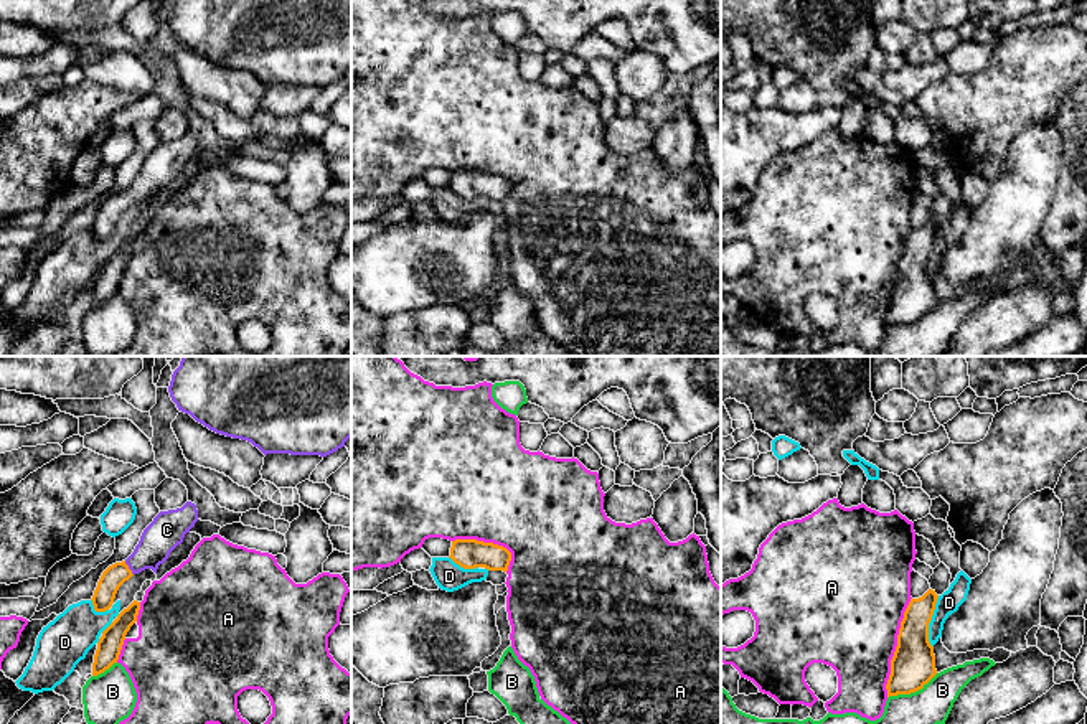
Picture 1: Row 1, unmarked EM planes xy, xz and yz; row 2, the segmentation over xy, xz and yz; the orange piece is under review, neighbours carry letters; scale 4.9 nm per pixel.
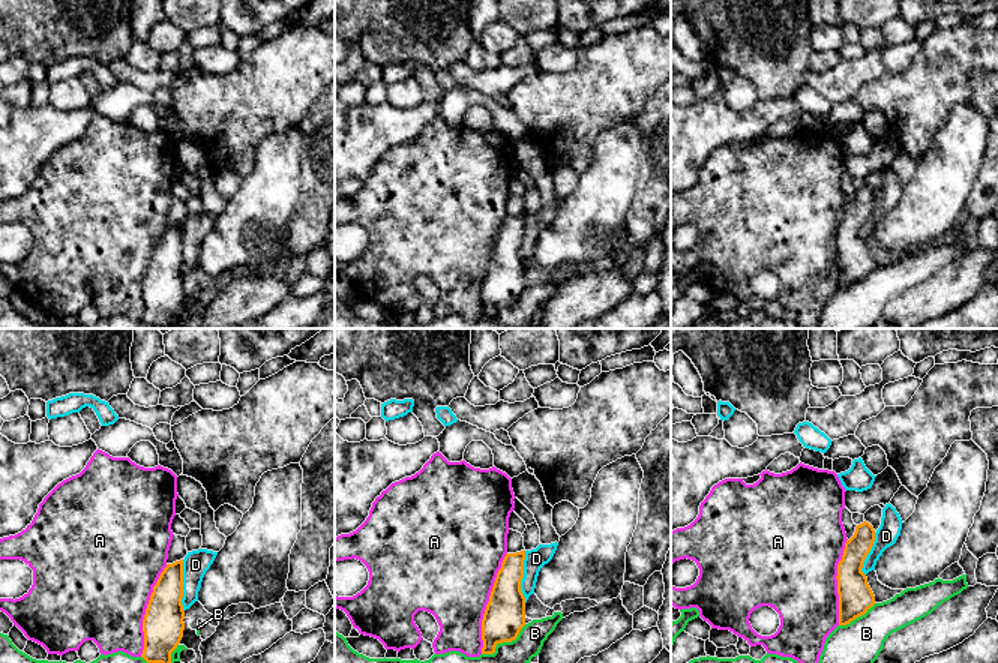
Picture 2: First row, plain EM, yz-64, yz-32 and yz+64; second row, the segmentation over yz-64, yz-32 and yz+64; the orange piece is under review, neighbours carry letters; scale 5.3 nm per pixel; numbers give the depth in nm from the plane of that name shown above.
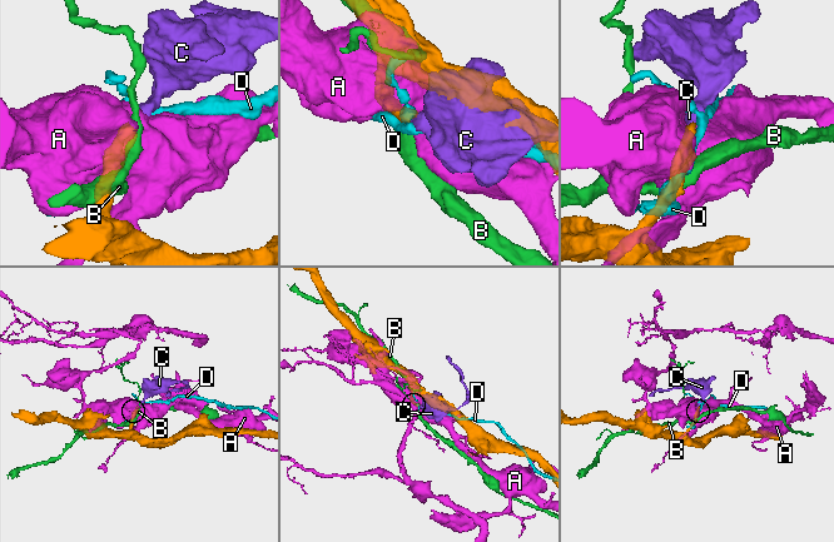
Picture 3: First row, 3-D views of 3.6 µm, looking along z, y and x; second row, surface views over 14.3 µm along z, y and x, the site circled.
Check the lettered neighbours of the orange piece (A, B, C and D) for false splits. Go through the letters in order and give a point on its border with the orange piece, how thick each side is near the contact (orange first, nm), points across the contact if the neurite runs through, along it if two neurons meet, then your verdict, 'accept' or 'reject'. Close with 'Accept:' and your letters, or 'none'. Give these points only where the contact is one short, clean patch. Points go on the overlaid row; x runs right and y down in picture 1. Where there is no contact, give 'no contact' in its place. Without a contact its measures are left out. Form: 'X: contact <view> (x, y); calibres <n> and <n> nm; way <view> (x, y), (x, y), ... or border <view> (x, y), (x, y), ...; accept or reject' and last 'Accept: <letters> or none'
A: contact yz (896, 647); calibres 220 and 460 nm; reject
B: contact yz (912, 691); calibres 220 and 190 nm; reject
C: contact xy (127, 568); calibres 110 and 170 nm; way xy (114, 576), (127, 568), (164, 533); accept
D: contact yz (929, 622); calibres 220 and 110 nm; reject
Accept: C

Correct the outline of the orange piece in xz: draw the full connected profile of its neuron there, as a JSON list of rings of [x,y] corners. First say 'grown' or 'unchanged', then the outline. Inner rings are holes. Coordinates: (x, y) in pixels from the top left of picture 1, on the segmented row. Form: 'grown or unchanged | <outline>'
unchanged | [[[477,539],[452,541],[450,556],[464,569],[485,567],[488,571],[508,571],[511,552],[498,544]]]

